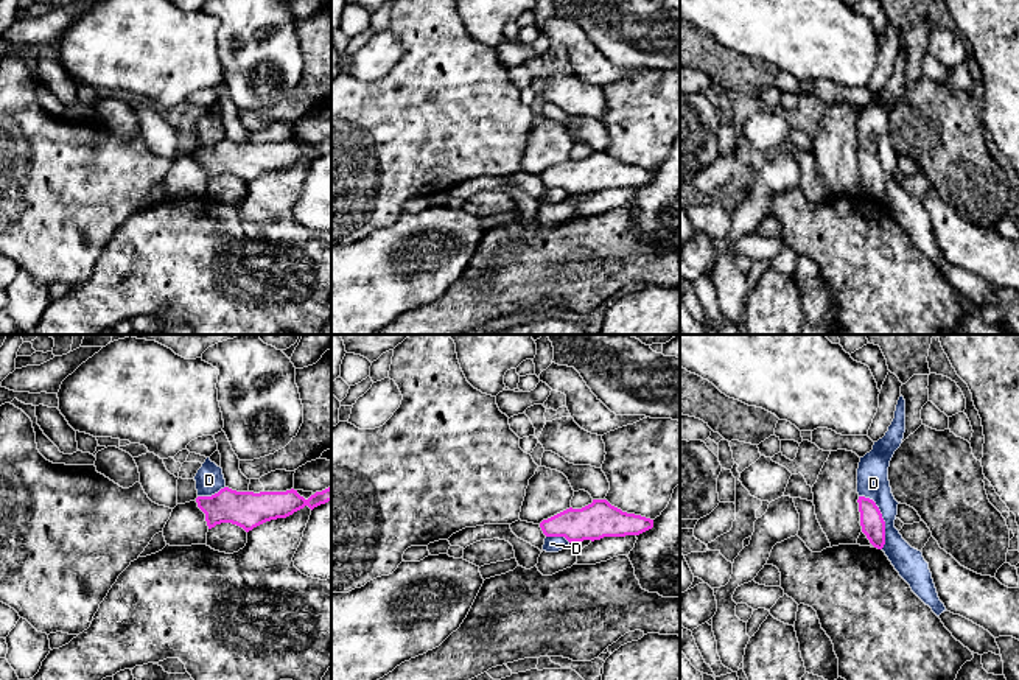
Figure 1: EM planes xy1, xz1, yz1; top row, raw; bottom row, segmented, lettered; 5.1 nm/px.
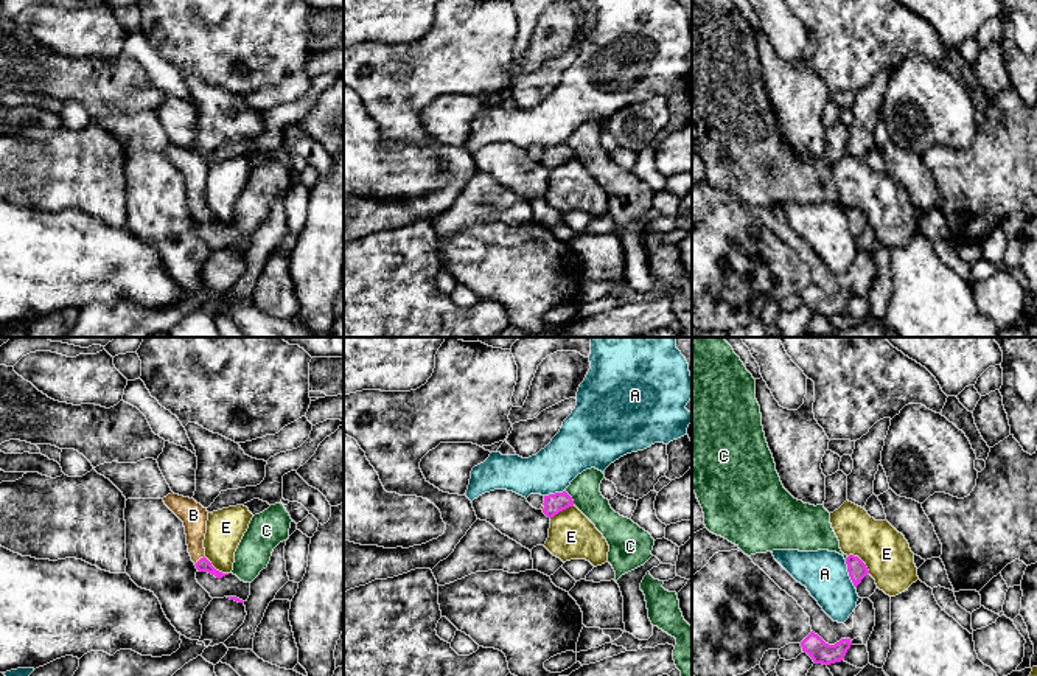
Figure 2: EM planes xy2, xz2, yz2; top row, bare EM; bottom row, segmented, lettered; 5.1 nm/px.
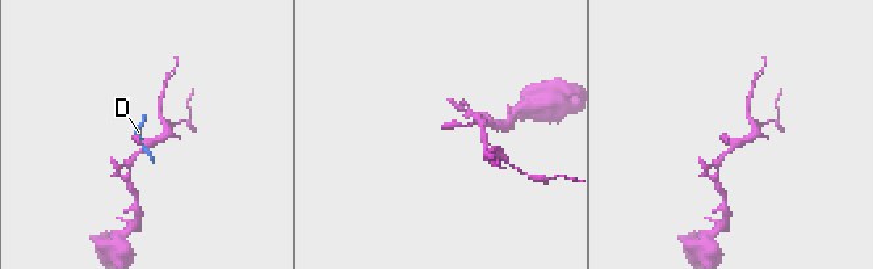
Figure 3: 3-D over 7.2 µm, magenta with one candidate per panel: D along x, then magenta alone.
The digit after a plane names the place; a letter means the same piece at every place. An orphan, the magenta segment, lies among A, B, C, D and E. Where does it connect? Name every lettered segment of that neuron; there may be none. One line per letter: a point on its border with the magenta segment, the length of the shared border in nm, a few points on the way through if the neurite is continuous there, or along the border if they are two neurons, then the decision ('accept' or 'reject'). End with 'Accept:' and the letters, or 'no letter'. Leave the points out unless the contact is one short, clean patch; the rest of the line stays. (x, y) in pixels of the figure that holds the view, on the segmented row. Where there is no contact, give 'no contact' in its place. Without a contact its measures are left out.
A: yz2 (849, 574) | 160 nm | along yz2 (844, 560), (848, 575), (855, 586) | reject
B: xy2 (199, 560) | 80 nm | across xy2 (202, 564), (199, 560), (193, 515) | accept
C: xz2 (571, 498) | 90 nm | along xz2 (565, 491), (574, 504) | reject
D: yz1 (882, 518) | 300 nm | along yz1 (859, 495), (868, 497), (881, 514), (884, 522), (882, 548) | reject
E: yz2 (860, 560) | 150 nm | along yz2 (848, 555), (855, 555), (869, 572) | reject
Accept: B

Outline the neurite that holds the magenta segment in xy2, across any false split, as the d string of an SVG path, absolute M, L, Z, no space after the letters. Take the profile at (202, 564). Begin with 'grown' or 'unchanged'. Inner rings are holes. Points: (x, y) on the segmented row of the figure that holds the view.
grown; M168 494L163 497L165 505L183 522L187 545L191 561L199 572L208 572L216 578L222 578L229 573L216 570L205 558L204 539L207 533L208 511L194 499L179 494Z

